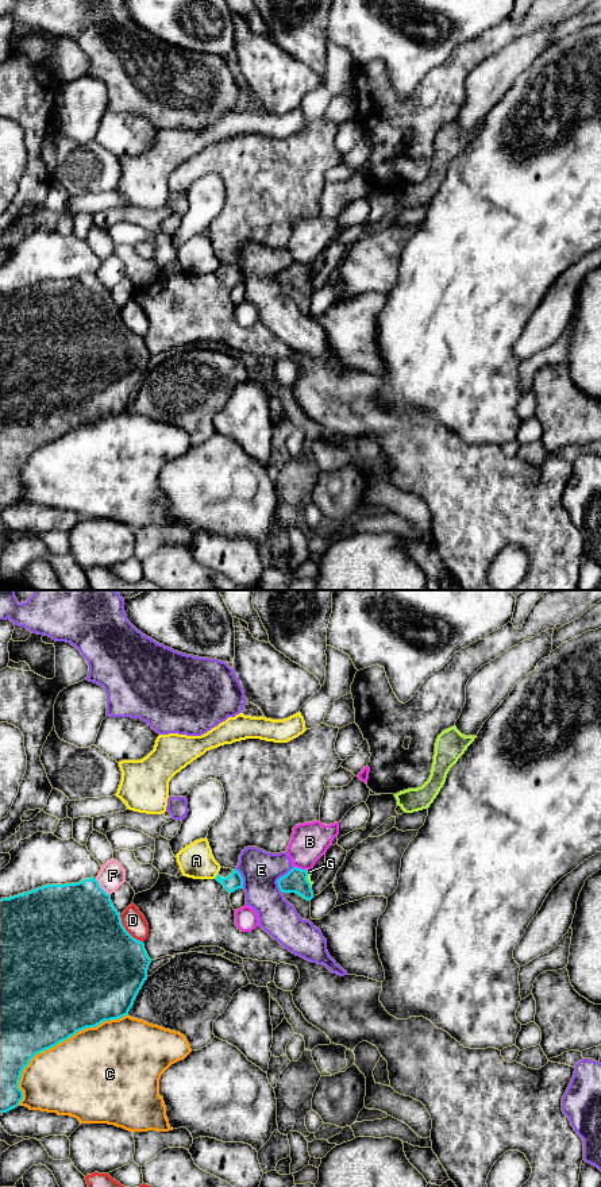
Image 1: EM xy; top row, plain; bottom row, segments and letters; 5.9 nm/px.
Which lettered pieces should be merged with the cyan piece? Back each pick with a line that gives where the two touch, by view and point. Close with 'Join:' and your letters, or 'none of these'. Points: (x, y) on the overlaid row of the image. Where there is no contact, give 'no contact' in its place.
G: xy (307, 879)
Join: G

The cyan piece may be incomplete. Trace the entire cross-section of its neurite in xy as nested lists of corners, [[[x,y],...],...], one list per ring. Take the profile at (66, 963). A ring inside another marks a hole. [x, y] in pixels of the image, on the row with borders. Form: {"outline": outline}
{"outline": [[[96,878],[78,883],[46,885],[35,890],[0,899],[0,1113],[7,1113],[19,1106],[23,1091],[19,1080],[30,1060],[86,1028],[96,1028],[104,1021],[119,1020],[128,1014],[134,1001],[147,979],[151,963],[143,941],[134,939],[123,926],[120,913],[115,909],[111,895],[107,894]]]}

